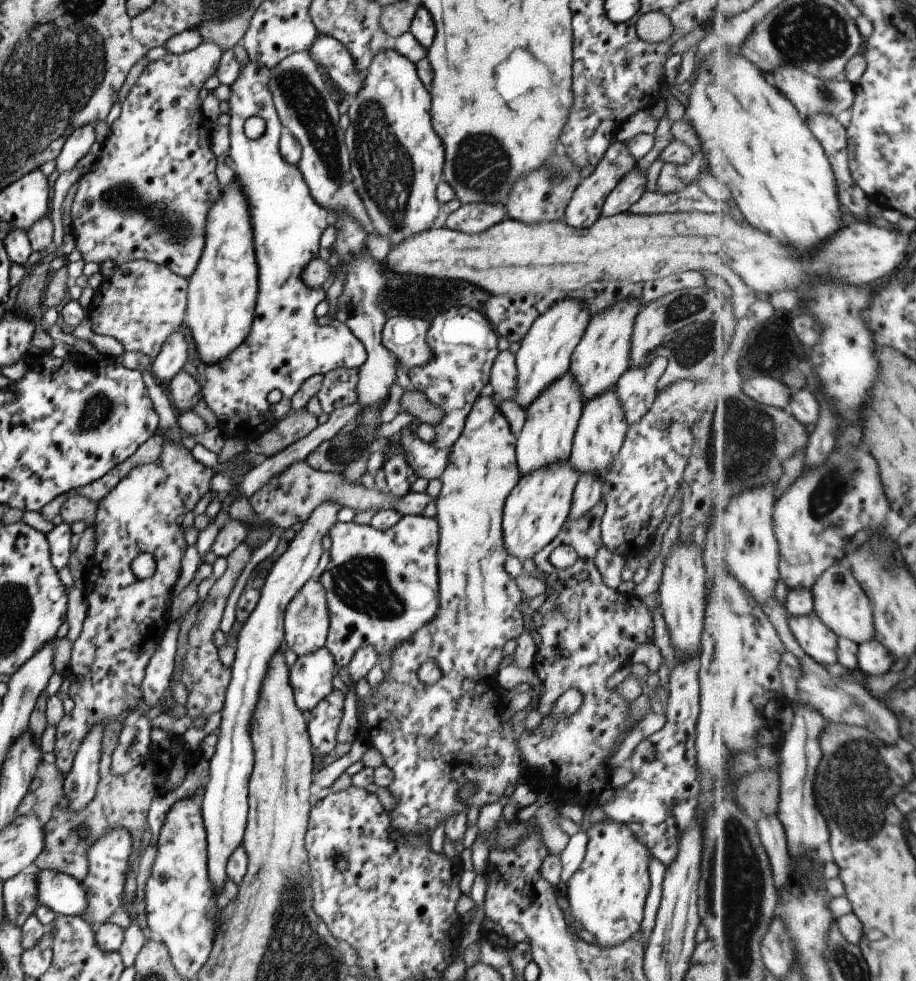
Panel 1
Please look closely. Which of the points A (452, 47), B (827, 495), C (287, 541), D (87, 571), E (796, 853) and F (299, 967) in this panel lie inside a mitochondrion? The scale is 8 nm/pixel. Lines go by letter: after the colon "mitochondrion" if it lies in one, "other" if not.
A: other
B: mitochondrion
C: other
D: other
E: other
F: mitochondrion

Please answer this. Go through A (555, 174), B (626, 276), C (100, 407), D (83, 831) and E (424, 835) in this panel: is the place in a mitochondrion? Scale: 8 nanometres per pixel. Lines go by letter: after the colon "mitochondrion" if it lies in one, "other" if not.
A: mitochondrion
B: other
C: mitochondrion
D: mitochondrion
E: other

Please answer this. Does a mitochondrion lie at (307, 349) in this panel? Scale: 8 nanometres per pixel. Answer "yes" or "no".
no

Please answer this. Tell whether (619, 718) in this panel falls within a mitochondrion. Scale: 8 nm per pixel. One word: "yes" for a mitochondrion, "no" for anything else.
yes

